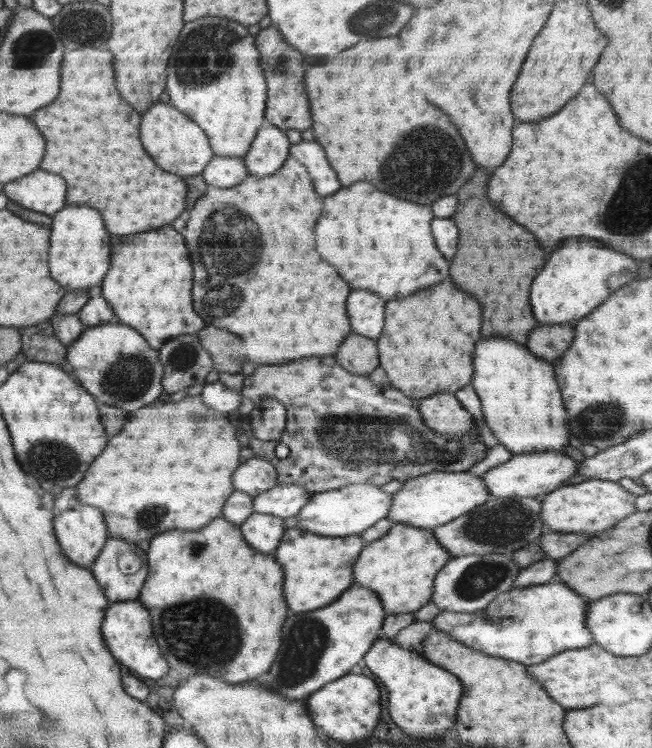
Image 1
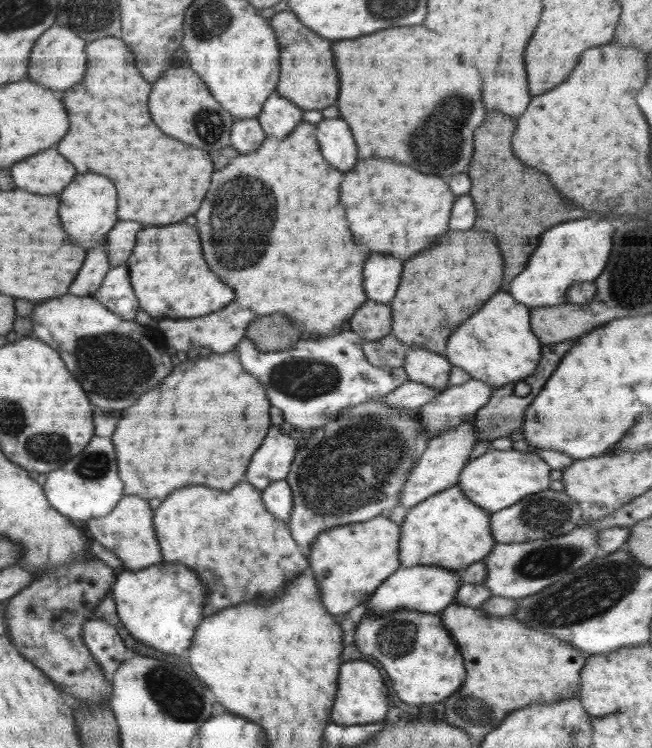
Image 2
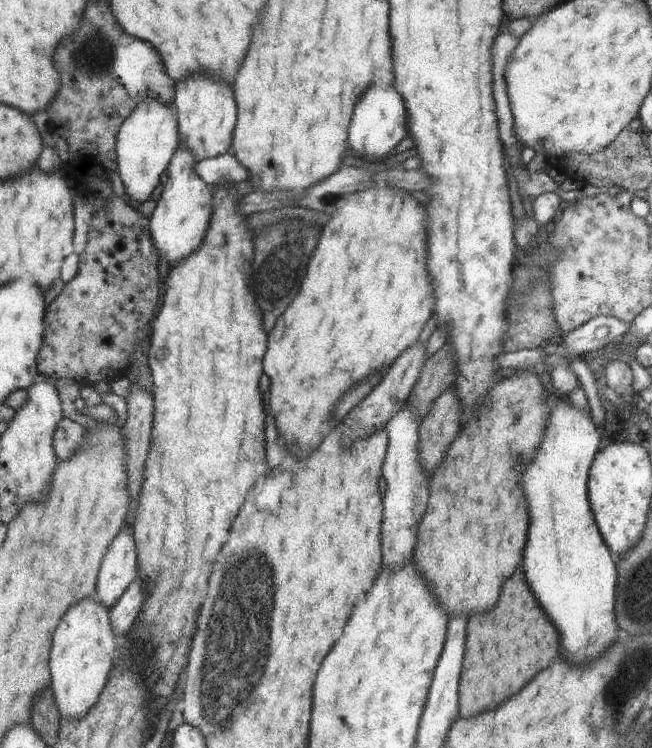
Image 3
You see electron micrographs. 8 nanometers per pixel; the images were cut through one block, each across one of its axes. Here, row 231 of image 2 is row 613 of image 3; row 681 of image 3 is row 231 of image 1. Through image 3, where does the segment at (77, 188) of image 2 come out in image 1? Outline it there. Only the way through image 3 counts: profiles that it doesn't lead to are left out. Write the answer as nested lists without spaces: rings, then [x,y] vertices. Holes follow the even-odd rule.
[[[66,206],[52,216],[50,226],[50,274],[58,284],[64,284],[66,290],[80,290],[98,292],[104,282],[106,270],[110,266],[110,236],[104,228],[104,220],[96,208],[90,206]]]

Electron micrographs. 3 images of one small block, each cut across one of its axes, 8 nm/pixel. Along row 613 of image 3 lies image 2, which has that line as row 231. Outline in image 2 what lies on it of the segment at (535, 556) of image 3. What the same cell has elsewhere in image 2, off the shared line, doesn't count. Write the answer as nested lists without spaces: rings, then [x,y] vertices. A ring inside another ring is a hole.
[[[568,220],[550,230],[546,230],[540,238],[538,247],[530,255],[524,272],[520,272],[510,282],[510,294],[514,300],[530,306],[549,307],[566,303],[566,291],[576,282],[593,281],[602,273],[610,256],[614,226],[616,222],[608,220]]]

